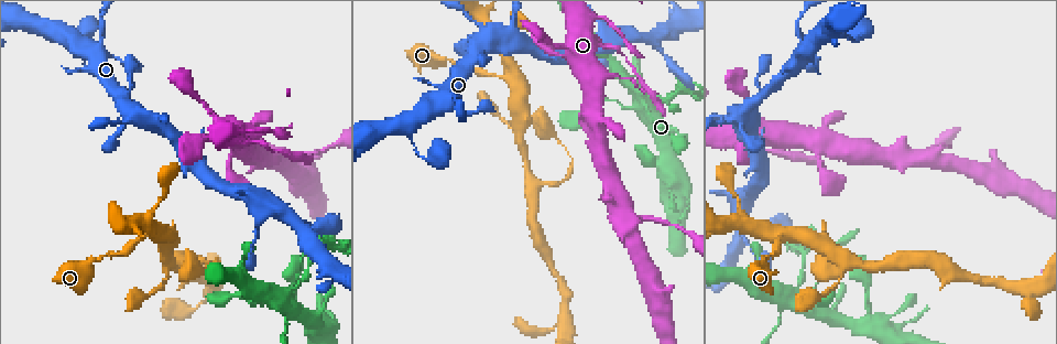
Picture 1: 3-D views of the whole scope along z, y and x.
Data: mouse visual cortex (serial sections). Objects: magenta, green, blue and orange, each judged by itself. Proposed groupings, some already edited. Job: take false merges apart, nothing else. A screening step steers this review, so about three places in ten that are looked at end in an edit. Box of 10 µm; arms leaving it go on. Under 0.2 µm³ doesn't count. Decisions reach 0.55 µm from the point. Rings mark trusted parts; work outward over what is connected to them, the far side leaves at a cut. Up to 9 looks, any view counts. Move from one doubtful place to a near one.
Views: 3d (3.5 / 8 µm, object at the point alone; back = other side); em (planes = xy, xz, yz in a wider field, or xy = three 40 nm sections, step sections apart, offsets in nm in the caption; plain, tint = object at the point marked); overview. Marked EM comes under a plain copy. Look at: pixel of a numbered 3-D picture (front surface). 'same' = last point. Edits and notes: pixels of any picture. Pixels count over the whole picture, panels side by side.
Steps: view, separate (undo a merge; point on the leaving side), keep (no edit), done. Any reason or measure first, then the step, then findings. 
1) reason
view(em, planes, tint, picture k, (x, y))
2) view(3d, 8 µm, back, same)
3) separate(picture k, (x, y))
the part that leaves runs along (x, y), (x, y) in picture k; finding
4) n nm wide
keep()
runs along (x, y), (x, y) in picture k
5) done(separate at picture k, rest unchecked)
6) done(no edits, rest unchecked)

abrupt turn
view(em, xy, step 5, tint, picture 1, (567, 178))

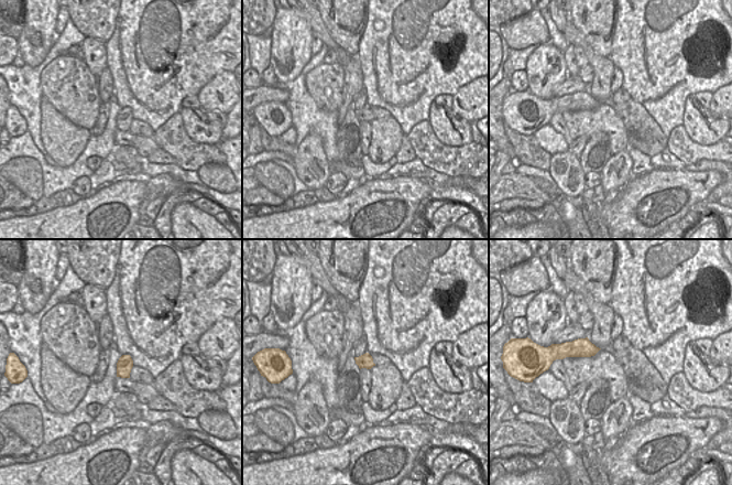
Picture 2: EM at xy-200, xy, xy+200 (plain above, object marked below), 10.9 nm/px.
see where the arms go
view(3d, 3.5 µm, same)

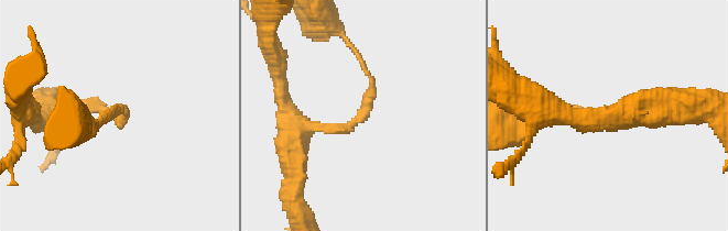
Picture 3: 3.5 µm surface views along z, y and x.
arms of 100, 200 nm
keep()
runs along (622, 116), (545, 119) in picture 3; one cell here

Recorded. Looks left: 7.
thin neck
view(3d, 3.5 µm, picture 1, (125, 121))

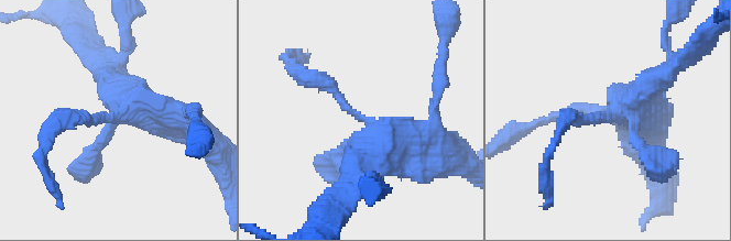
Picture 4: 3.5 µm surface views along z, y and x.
arms of 200, 400 nm; shape alone is not enough
view(em, xy, step 2, tint, picture 4, (361, 114))

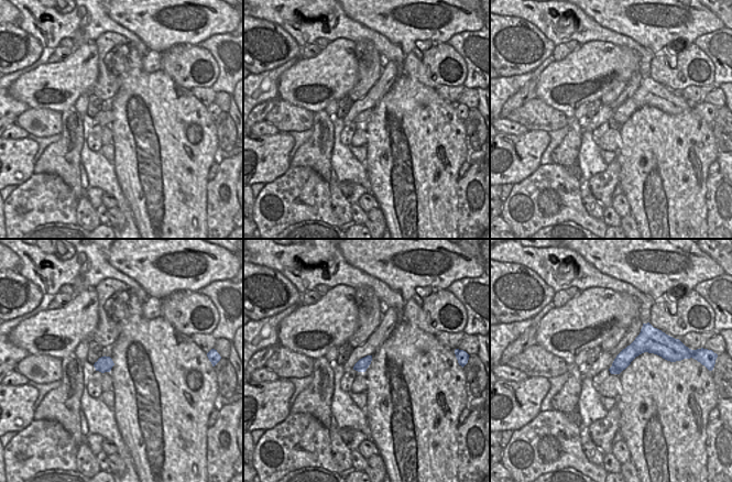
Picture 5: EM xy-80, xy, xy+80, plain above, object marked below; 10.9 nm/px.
another direction
view(em, planes, tint, same)

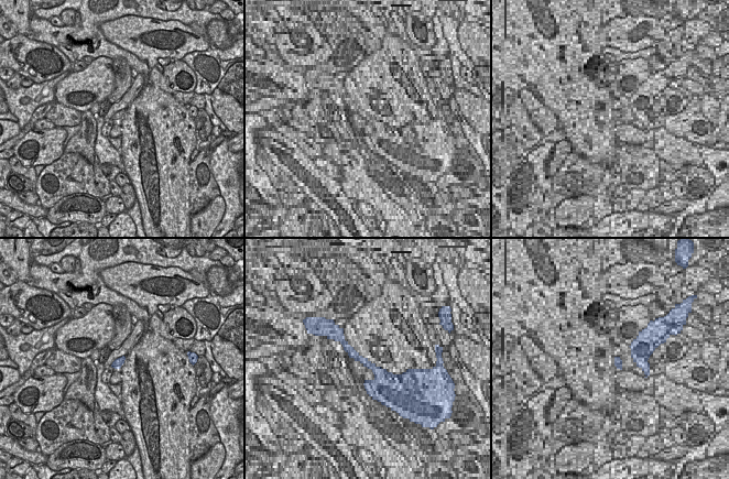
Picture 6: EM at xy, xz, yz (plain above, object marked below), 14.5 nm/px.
keep()
runs along (359, 166), (383, 146), (377, 129), (305, 70) in picture 4; all the same cell

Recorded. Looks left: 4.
view(3d, 8 µm, picture 1, (728, 262))

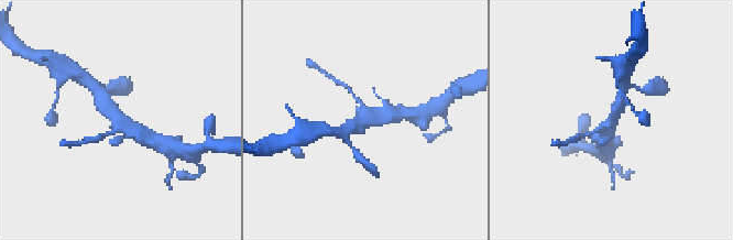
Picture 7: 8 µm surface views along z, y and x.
zoom in
view(3d, 3.5 µm, same)

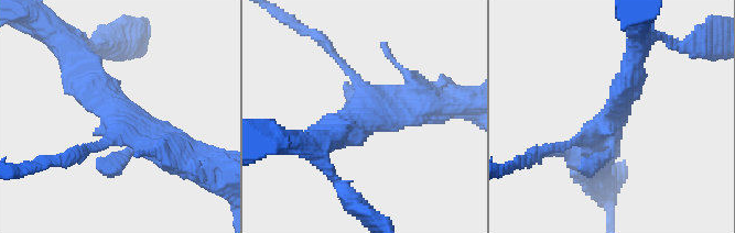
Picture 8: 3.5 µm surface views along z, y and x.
shape alone is not enough
view(em, planes, tint, picture 8, (371, 115))

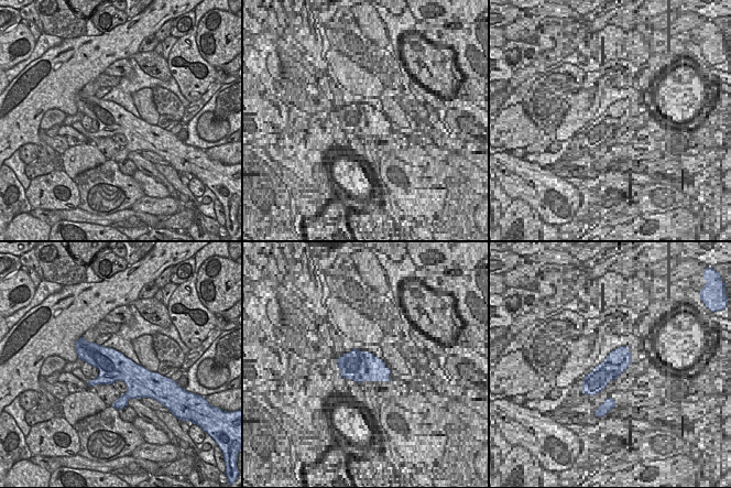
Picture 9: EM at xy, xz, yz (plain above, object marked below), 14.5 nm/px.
keep()
runs along (78, 62), (88, 86), (166, 153) in picture 8; all the same cell

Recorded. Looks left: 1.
done(no edits, rest unchecked)

